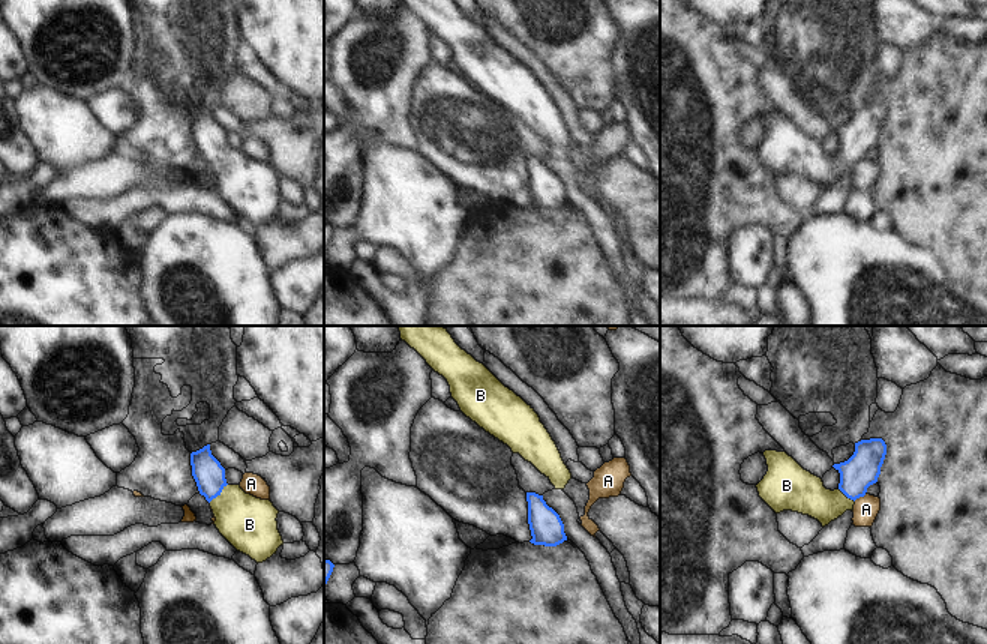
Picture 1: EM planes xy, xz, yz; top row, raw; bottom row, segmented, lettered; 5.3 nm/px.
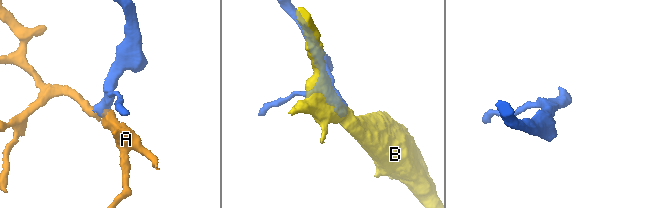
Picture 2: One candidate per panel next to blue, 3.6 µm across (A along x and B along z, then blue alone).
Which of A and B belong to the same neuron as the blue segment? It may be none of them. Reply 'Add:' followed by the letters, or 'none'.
Add: B

